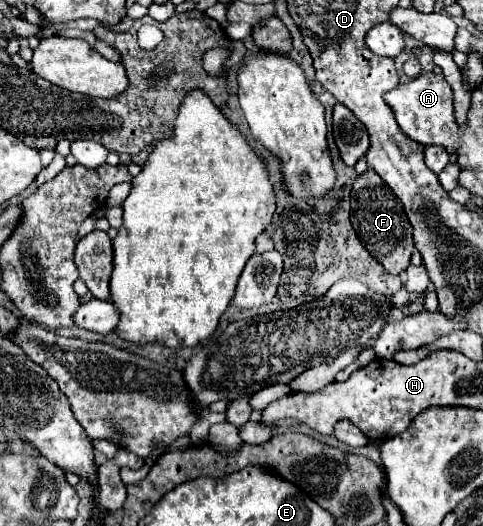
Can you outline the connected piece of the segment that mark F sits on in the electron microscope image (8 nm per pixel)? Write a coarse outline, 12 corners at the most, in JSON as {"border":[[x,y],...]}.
{"border":[[371,169],[351,189],[351,223],[391,275],[411,265],[413,227]]}

